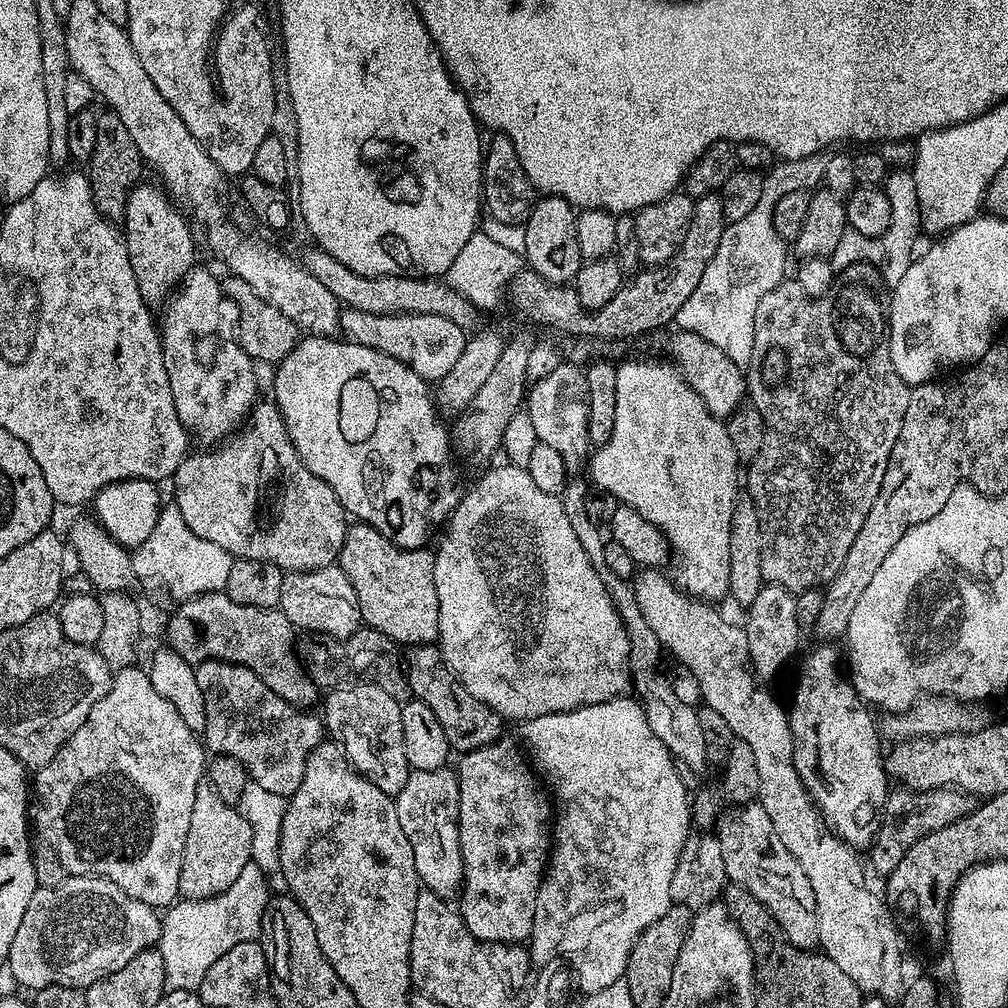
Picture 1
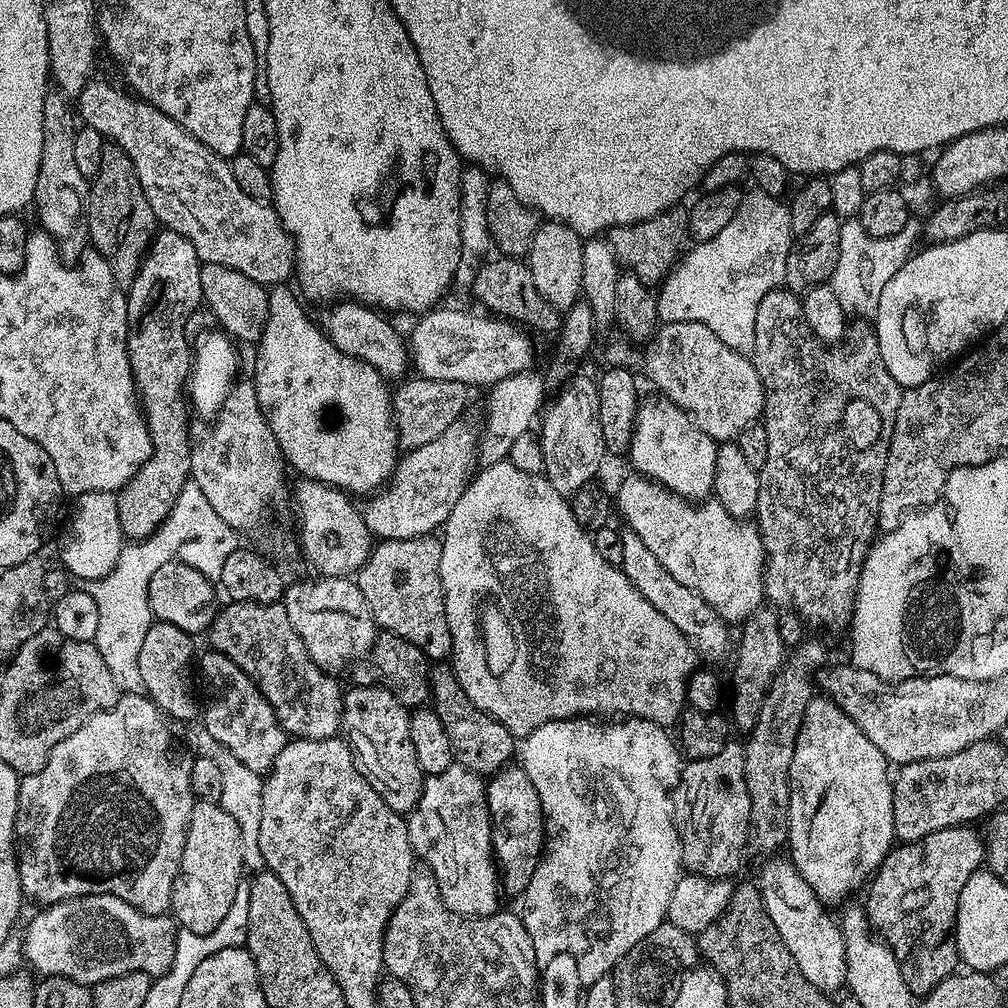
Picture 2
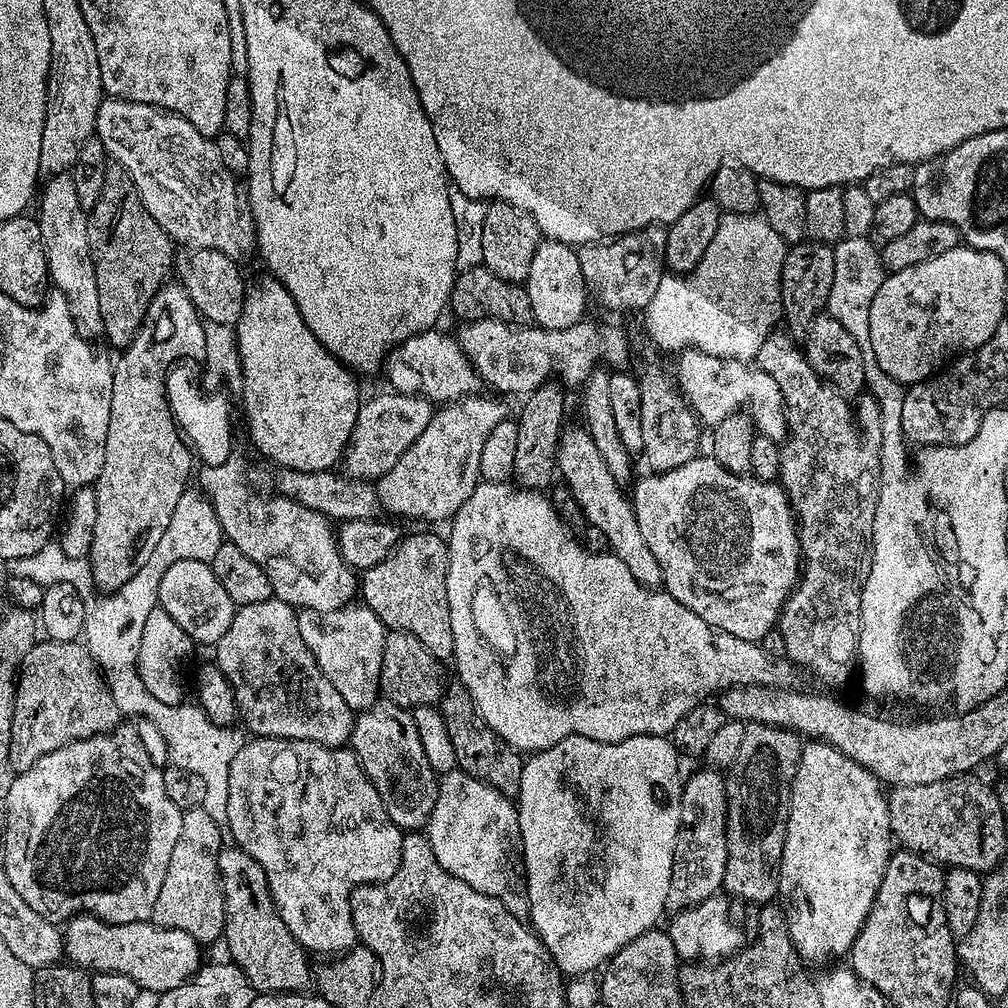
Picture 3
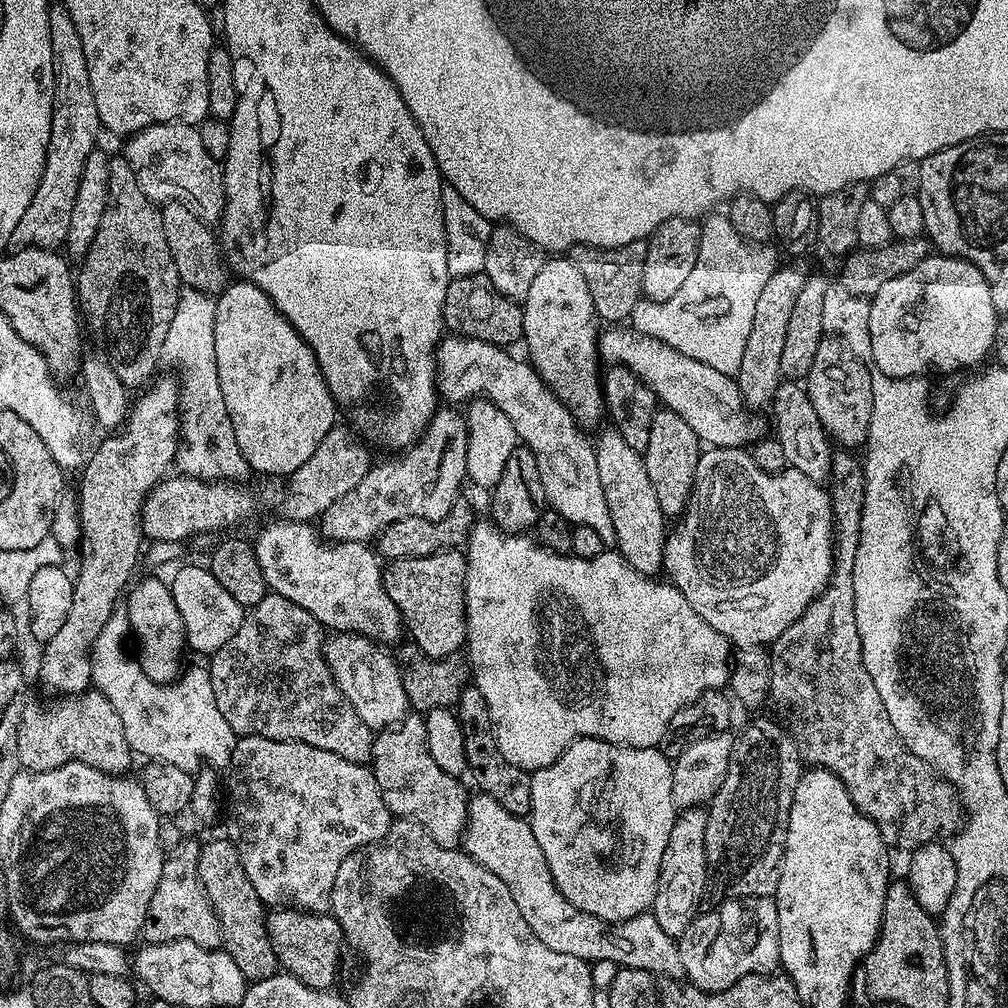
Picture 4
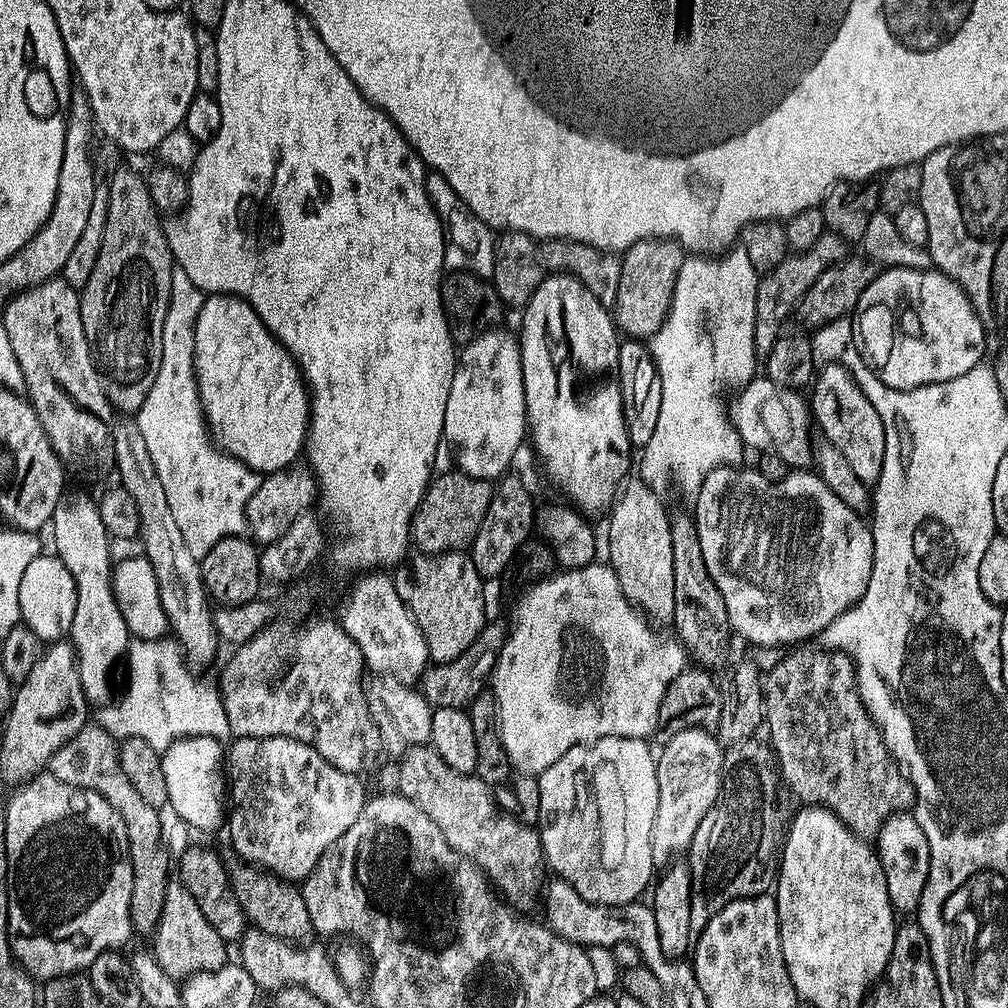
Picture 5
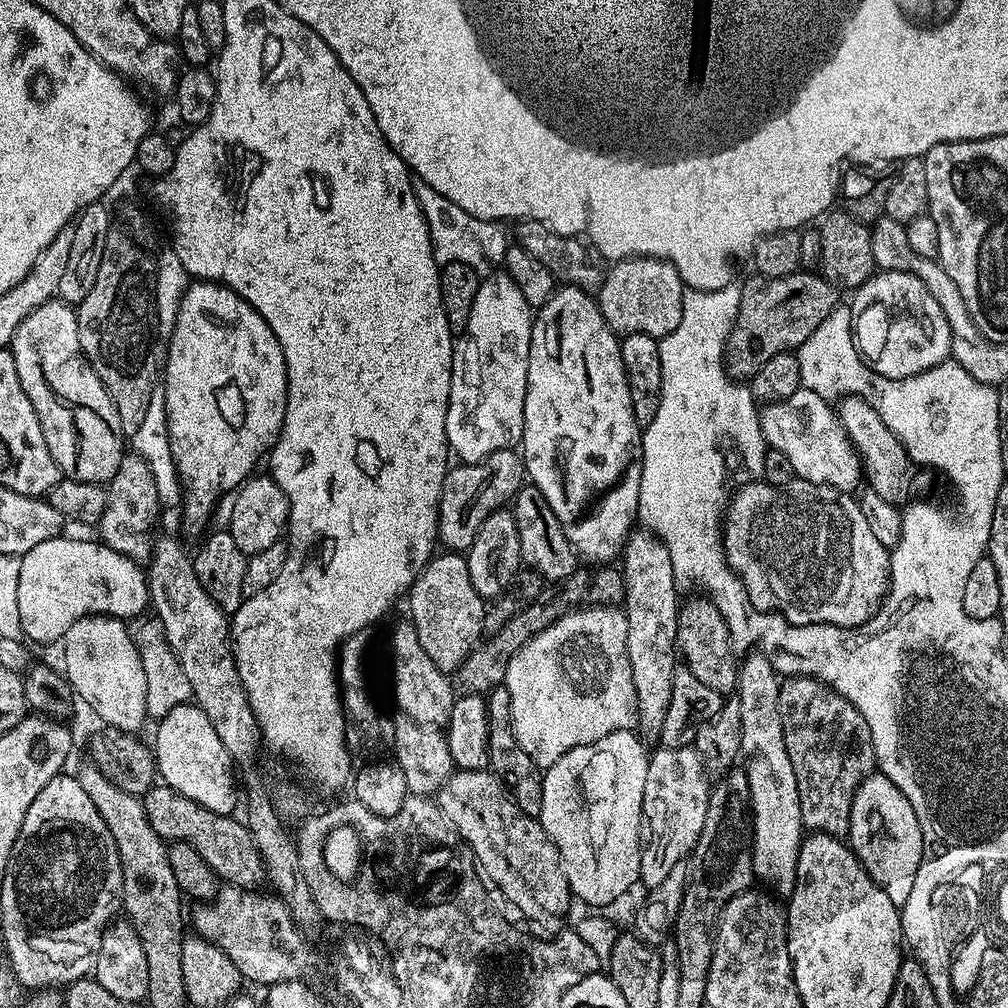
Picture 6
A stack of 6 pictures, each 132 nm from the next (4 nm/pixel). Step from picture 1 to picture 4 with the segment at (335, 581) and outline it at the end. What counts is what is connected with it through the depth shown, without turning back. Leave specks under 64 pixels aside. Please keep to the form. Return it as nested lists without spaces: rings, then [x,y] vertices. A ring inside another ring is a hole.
[[[337,632],[327,637],[324,661],[328,664],[338,690],[348,699],[354,714],[362,718],[366,727],[373,730],[390,728],[409,715],[410,705],[406,690],[402,690],[400,665],[387,647],[353,632]]]

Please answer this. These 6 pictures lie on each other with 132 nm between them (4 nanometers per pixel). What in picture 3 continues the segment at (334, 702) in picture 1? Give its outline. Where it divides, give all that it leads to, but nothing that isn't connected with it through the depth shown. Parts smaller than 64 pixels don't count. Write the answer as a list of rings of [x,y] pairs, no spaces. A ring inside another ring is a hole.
[[[385,699],[372,704],[353,719],[350,747],[360,759],[374,790],[378,790],[378,798],[382,798],[382,806],[386,806],[386,814],[390,814],[392,821],[401,830],[423,829],[434,810],[438,773],[430,766],[430,762],[426,762],[426,753],[422,750],[422,741],[418,739],[418,730],[414,726],[411,711]]]

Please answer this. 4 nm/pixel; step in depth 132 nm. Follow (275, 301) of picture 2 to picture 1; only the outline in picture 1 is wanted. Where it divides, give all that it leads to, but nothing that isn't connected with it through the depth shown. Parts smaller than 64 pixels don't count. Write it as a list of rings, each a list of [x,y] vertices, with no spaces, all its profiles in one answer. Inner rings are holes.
[[[308,334],[301,338],[294,346],[294,350],[290,350],[290,354],[286,354],[286,358],[276,365],[276,381],[270,392],[274,397],[274,403],[280,407],[284,425],[294,442],[294,450],[298,450],[305,466],[315,476],[322,478],[322,482],[326,482],[326,486],[330,486],[330,490],[334,490],[338,502],[344,507],[345,513],[349,517],[374,526],[374,530],[378,530],[386,538],[390,538],[390,542],[394,542],[399,548],[425,547],[429,543],[428,539],[431,538],[436,524],[443,525],[458,506],[462,495],[460,472],[452,465],[454,444],[450,439],[449,429],[447,432],[443,422],[440,421],[441,413],[438,411],[433,389],[430,387],[429,381],[414,374],[414,370],[410,370],[410,366],[398,362],[398,358],[394,358],[390,354],[382,354],[370,346],[353,344],[344,338]]]

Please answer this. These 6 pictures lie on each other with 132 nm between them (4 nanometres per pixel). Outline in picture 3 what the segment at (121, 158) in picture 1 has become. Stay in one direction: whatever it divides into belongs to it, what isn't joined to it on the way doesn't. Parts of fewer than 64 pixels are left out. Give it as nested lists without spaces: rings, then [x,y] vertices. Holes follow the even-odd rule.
[[[109,162],[98,202],[88,212],[90,250],[96,263],[98,306],[102,310],[105,341],[122,350],[144,324],[144,315],[174,268],[174,241],[154,222],[134,182],[121,164]]]

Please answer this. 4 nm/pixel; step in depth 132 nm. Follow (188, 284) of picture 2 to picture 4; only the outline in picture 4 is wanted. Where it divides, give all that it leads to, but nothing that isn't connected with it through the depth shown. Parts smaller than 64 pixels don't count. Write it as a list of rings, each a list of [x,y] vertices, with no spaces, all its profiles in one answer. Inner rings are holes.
[[[168,380],[155,384],[144,390],[149,392],[141,391],[141,396],[131,401],[123,428],[105,435],[105,440],[97,448],[95,445],[91,449],[79,473],[80,573],[74,576],[66,622],[62,622],[54,638],[43,641],[44,653],[40,656],[40,684],[48,692],[57,692],[60,698],[89,691],[92,683],[92,647],[108,619],[117,611],[116,599],[120,591],[122,596],[129,587],[136,559],[142,556],[140,511],[144,499],[169,475],[176,459],[178,388]]]

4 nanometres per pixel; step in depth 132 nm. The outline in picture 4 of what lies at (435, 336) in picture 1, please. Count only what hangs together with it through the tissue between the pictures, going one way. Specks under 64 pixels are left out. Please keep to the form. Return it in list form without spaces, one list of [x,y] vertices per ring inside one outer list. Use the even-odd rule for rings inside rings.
[[[631,326],[605,328],[608,329],[605,332],[603,329],[598,336],[599,359],[603,363],[605,360],[605,365],[608,366],[626,366],[646,386],[650,386],[657,401],[665,409],[676,411],[682,416],[699,441],[713,448],[744,448],[755,444],[765,435],[764,424],[756,417],[759,415],[749,411],[739,390],[726,393],[724,404],[712,401],[712,391],[723,386],[725,373],[706,362],[698,362]]]

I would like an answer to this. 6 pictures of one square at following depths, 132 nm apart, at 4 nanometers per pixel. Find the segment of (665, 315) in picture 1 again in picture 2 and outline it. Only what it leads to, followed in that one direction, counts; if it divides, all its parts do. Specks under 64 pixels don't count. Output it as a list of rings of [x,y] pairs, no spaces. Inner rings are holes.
[[[501,255],[489,258],[476,269],[470,284],[477,302],[484,307],[481,309],[487,310],[495,317],[505,318],[530,330],[534,328],[538,332],[559,333],[562,327],[561,309],[555,308],[550,302],[546,302],[546,298],[542,298],[542,294],[538,294],[538,286],[534,286],[534,278],[523,259]]]

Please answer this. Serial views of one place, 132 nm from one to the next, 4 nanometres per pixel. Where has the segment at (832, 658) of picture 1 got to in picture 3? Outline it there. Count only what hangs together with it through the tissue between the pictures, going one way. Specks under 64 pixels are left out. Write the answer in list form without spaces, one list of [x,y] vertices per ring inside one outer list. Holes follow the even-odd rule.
[[[819,742],[805,743],[800,750],[798,770],[792,779],[778,893],[784,917],[788,919],[790,938],[801,960],[832,960],[835,956],[847,957],[851,953],[854,938],[858,938],[866,922],[866,914],[870,914],[878,886],[882,886],[882,874],[886,874],[893,851],[888,799],[875,774],[846,758],[846,754],[834,746]]]

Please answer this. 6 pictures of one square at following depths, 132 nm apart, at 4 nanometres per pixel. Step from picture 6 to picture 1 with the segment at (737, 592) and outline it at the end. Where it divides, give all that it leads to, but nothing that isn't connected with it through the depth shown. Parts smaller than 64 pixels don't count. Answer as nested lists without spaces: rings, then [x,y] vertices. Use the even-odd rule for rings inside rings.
[[[827,151],[815,152],[806,158],[780,160],[767,169],[762,186],[762,198],[758,198],[758,206],[754,206],[754,210],[750,210],[746,218],[733,220],[725,227],[722,242],[718,242],[718,250],[714,258],[710,258],[710,266],[706,266],[706,274],[702,274],[698,287],[694,289],[694,294],[690,294],[690,298],[686,298],[685,304],[682,305],[682,310],[678,310],[674,321],[677,329],[698,334],[698,338],[706,338],[706,342],[710,342],[710,346],[718,346],[718,350],[722,350],[722,354],[726,354],[730,362],[747,366],[754,354],[754,314],[758,310],[758,302],[762,302],[762,298],[771,288],[778,286],[786,279],[787,272],[784,271],[788,268],[790,248],[778,234],[778,230],[774,230],[772,217],[774,206],[778,206],[778,202],[786,194],[790,194],[790,190],[811,189],[819,185],[826,174],[828,158]]]

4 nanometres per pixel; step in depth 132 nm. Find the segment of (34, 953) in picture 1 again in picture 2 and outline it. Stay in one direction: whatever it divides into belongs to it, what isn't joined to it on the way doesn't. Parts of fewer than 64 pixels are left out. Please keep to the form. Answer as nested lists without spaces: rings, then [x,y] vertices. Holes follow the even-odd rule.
[[[114,894],[70,898],[39,911],[22,937],[23,959],[41,977],[61,976],[91,986],[131,972],[144,972],[155,978],[172,968],[178,925],[171,915],[142,914],[140,908],[114,898]]]

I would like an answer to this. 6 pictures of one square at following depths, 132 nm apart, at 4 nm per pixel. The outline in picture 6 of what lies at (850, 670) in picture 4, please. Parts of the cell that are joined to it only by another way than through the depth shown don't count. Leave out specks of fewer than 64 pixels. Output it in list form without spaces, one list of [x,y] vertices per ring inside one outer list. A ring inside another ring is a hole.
[[[811,676],[781,679],[778,718],[782,718],[786,754],[794,768],[805,829],[812,834],[836,834],[839,828],[847,829],[852,795],[857,784],[874,768],[868,720],[848,699]]]

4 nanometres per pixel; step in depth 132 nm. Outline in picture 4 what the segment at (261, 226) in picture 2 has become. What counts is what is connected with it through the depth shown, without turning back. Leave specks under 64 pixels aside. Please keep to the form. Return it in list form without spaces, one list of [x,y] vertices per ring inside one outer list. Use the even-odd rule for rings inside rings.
[[[155,124],[144,128],[141,132],[133,132],[127,137],[128,144],[122,149],[122,155],[134,170],[138,178],[138,186],[142,186],[142,194],[153,202],[175,202],[186,206],[205,224],[212,226],[219,221],[224,206],[224,175],[217,157],[211,156],[202,146],[199,131],[191,124]]]

